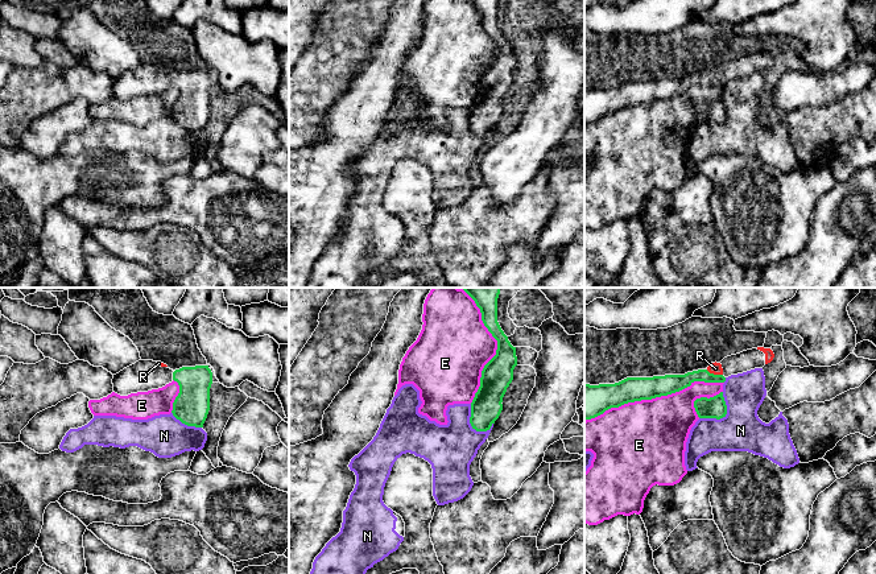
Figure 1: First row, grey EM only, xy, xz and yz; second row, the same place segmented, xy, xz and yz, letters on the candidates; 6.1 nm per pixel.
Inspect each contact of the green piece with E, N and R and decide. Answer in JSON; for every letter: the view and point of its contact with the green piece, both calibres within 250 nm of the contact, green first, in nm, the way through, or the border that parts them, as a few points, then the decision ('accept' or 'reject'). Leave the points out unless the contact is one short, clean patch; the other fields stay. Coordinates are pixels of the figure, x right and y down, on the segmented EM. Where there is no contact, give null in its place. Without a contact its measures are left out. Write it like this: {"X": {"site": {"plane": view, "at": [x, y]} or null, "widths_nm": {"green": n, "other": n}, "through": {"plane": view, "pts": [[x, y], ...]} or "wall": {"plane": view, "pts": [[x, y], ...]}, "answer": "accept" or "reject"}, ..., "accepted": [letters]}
{"E": {"site": {"plane": "yz", "at": [653, 397]}, "widths_nm": {"green": 150, "other": 460}, "answer": "reject"}, "N": {"site": {"plane": "yz", "at": [723, 416]}, "widths_nm": {"green": 130, "other": 260}, "wall": {"plane": "yz", "pts": [[723, 392], [726, 413], [719, 418], [699, 418]]}, "answer": "reject"}, "R": {"site": {"plane": "yz", "at": [713, 374]}, "widths_nm": {"green": 110, "other": 70}, "through": {"plane": "yz", "pts": [[673, 383], [713, 374], [715, 368]]}, "answer": "accept"}, "accepted": ["R"]}

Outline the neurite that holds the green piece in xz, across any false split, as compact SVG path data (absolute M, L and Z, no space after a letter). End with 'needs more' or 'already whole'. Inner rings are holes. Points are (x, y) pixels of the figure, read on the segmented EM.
M458 288L463 289L476 303L482 321L497 340L496 355L484 366L480 387L471 402L470 424L476 431L487 431L503 410L503 397L513 380L517 366L516 347L497 322L497 298L501 288Z; already whole

